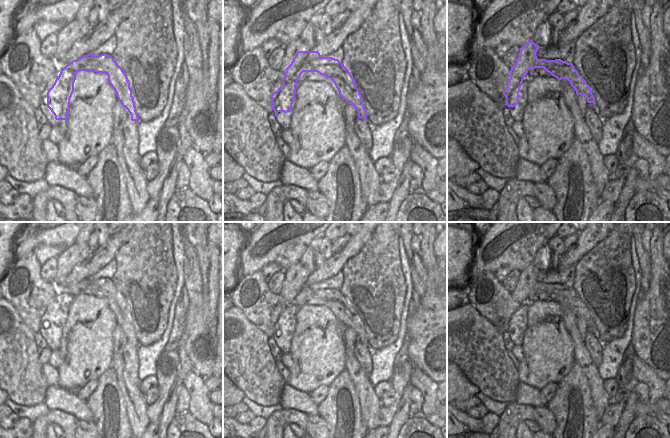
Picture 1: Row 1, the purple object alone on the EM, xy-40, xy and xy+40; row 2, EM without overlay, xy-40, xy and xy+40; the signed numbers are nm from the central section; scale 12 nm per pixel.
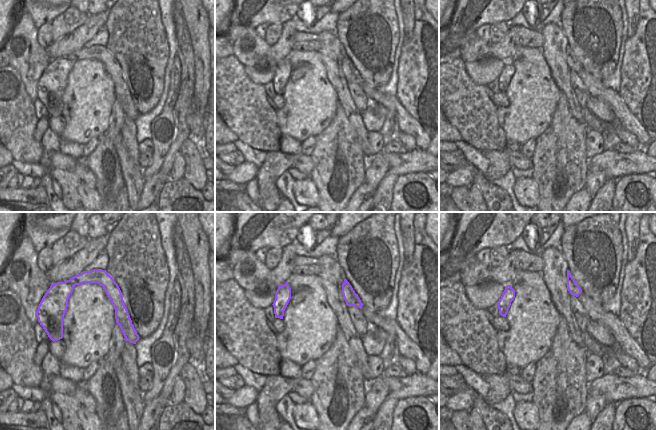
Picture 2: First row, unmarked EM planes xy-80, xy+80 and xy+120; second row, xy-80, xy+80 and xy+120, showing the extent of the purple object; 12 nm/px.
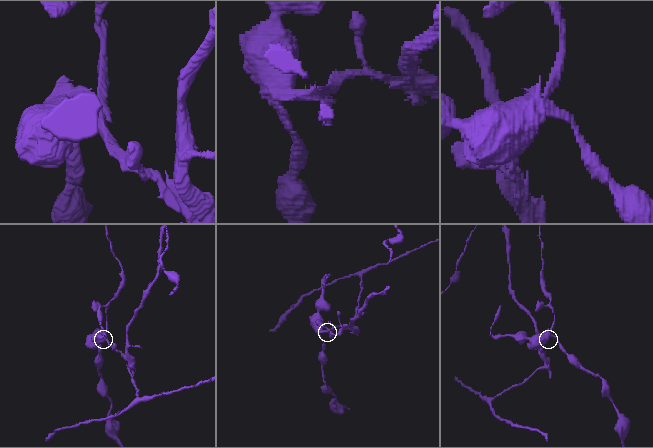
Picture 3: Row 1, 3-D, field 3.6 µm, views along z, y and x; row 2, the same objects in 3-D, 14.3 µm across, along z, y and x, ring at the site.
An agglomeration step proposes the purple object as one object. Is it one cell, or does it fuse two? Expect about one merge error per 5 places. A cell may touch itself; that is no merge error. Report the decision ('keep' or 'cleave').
cleave

